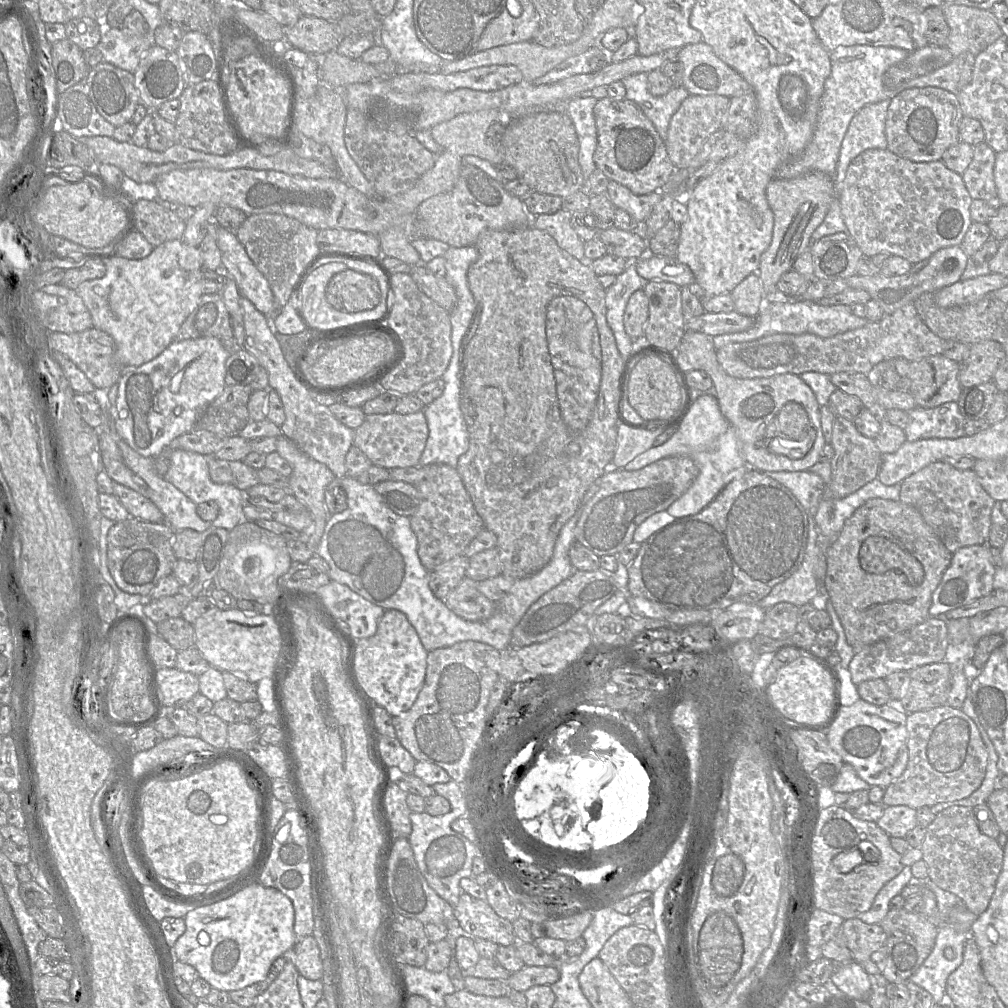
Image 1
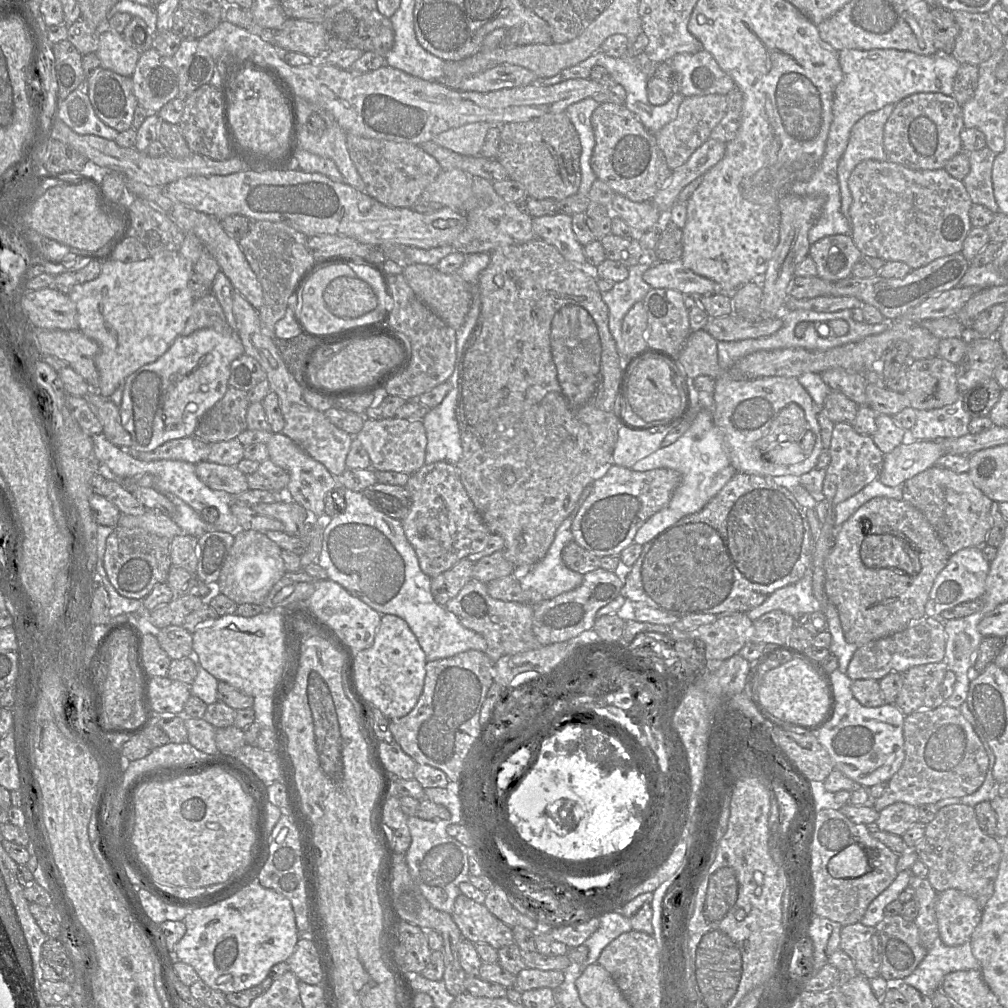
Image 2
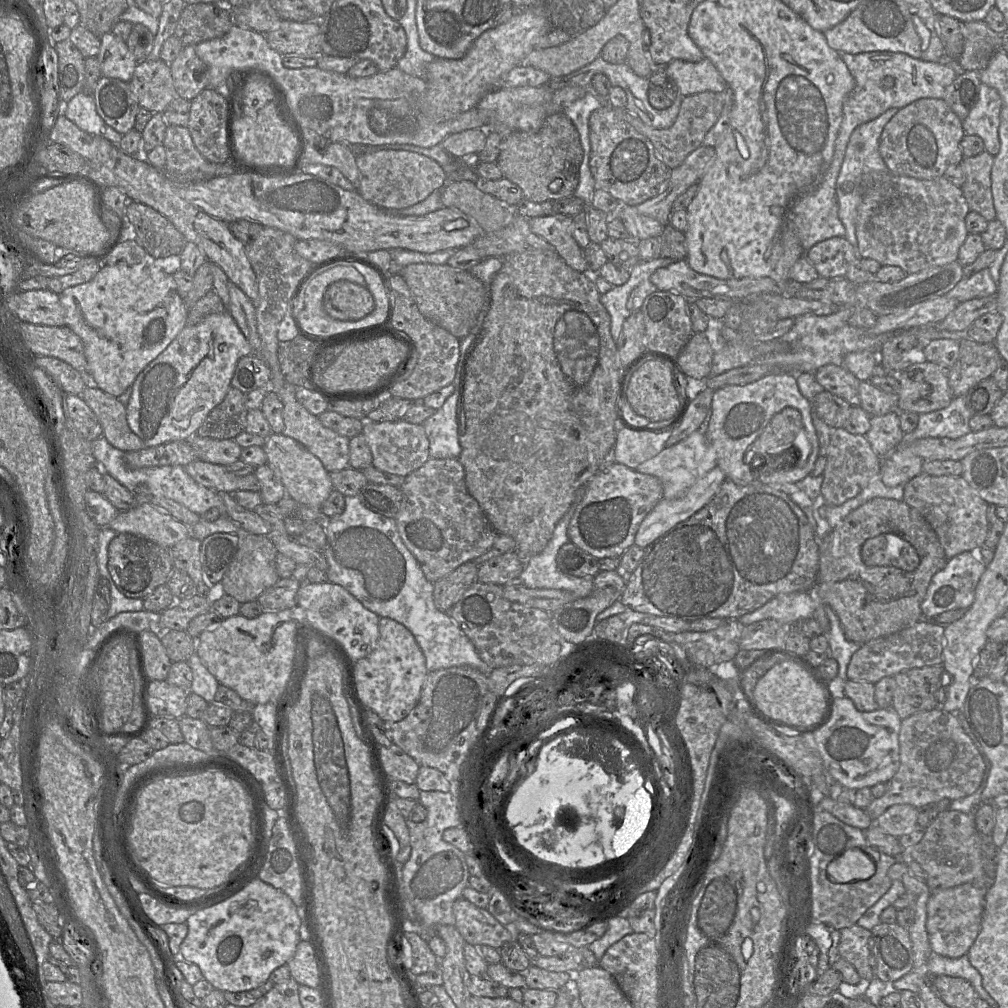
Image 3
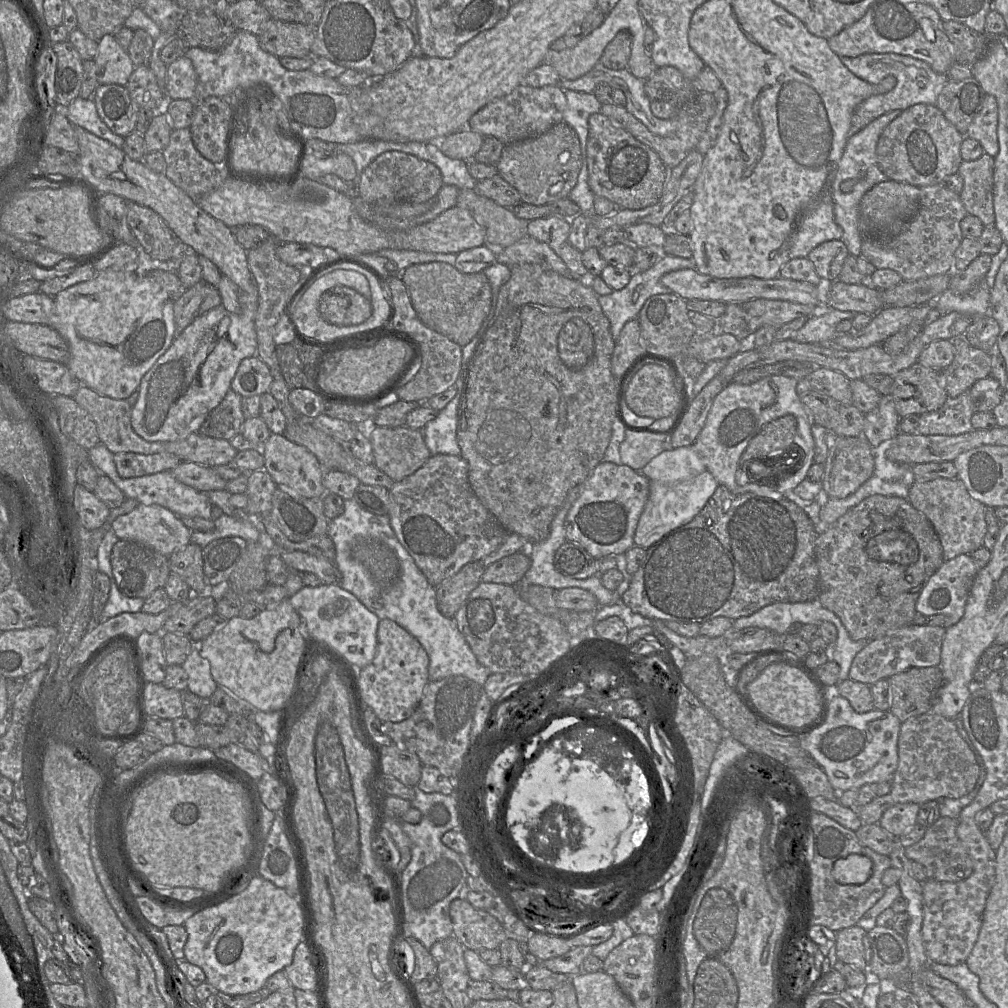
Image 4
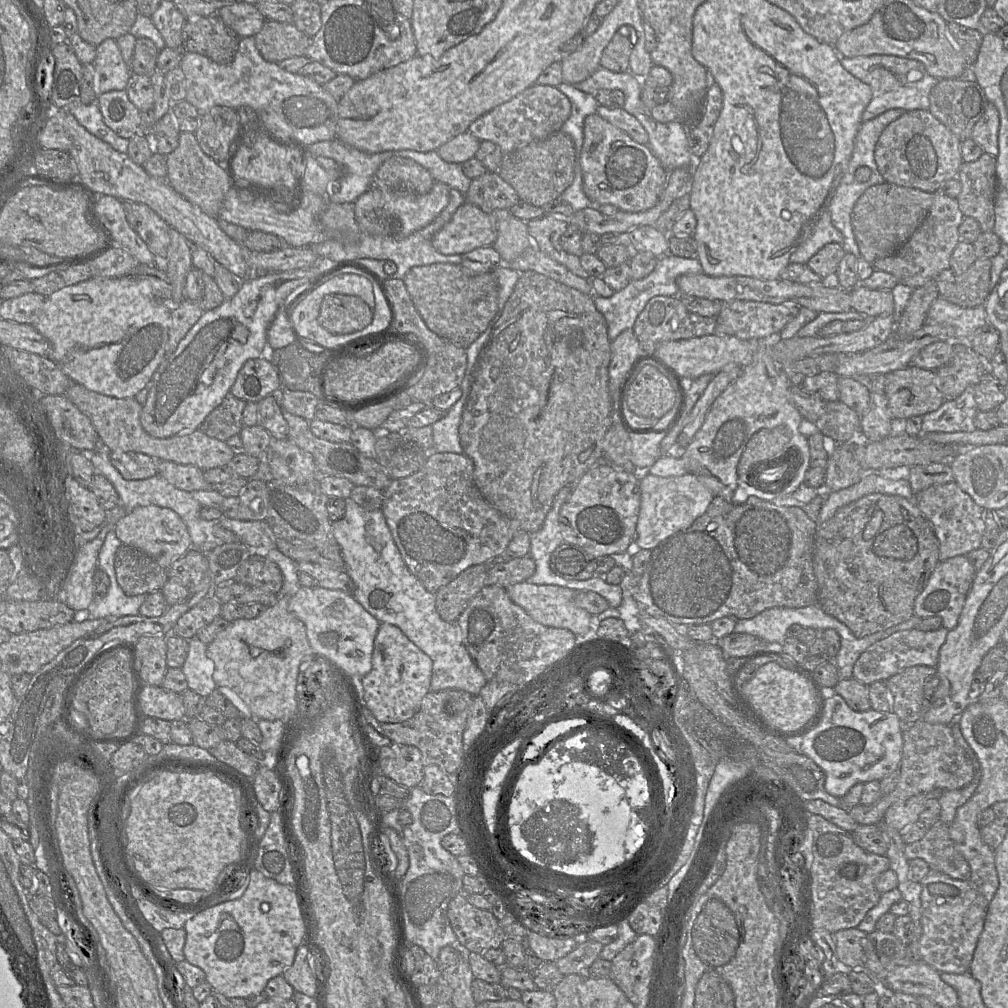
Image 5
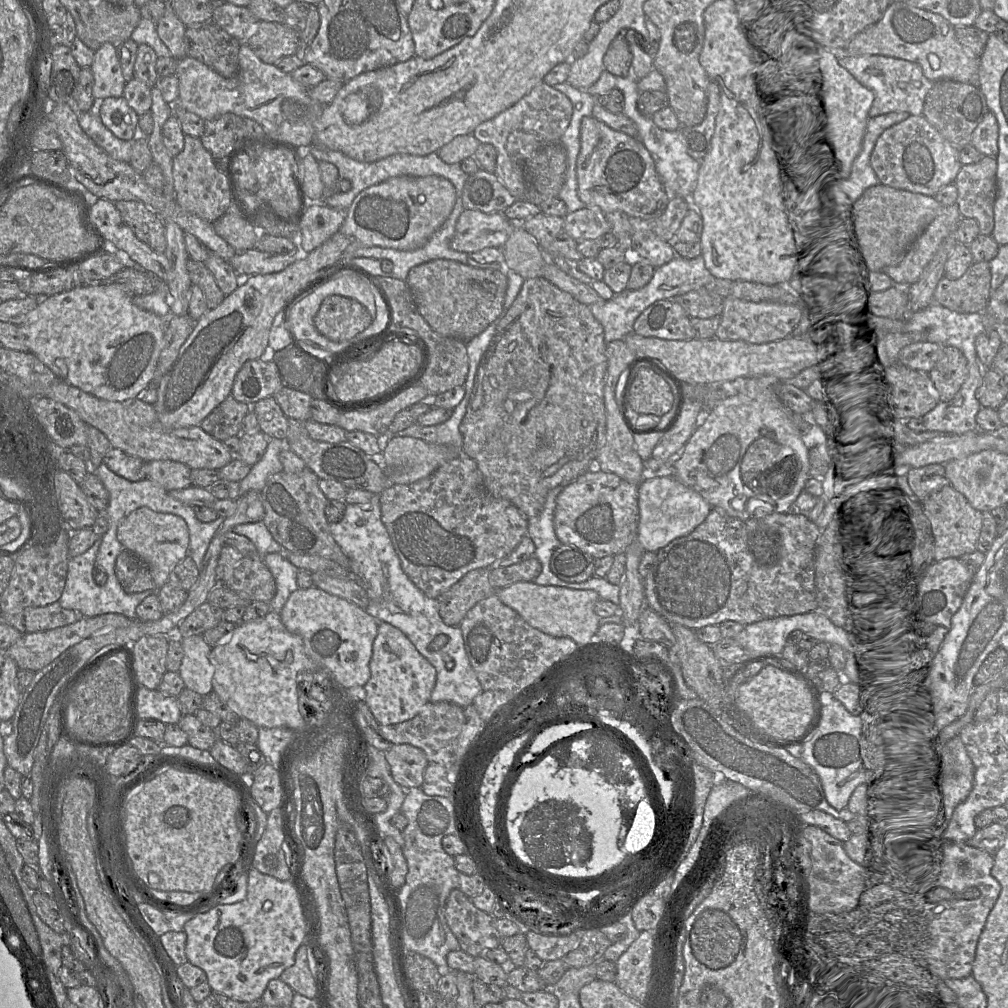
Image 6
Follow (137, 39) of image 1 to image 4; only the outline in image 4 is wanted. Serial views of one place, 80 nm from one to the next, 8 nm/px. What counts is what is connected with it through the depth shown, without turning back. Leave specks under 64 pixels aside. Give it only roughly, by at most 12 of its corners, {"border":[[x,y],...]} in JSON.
{"border":[[113,34],[98,41],[98,84],[126,86],[135,66]]}

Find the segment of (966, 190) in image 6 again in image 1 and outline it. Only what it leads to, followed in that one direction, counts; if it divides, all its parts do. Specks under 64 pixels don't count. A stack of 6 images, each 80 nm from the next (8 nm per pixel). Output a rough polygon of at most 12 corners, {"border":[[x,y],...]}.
{"border":[[974,147],[962,178],[972,199],[997,202],[996,152]]}

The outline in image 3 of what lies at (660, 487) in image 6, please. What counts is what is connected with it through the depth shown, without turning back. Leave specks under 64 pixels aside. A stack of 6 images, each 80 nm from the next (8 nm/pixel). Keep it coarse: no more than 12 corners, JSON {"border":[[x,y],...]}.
{"border":[[715,467],[681,498],[663,498],[641,522],[646,548],[690,518],[725,480]]}

